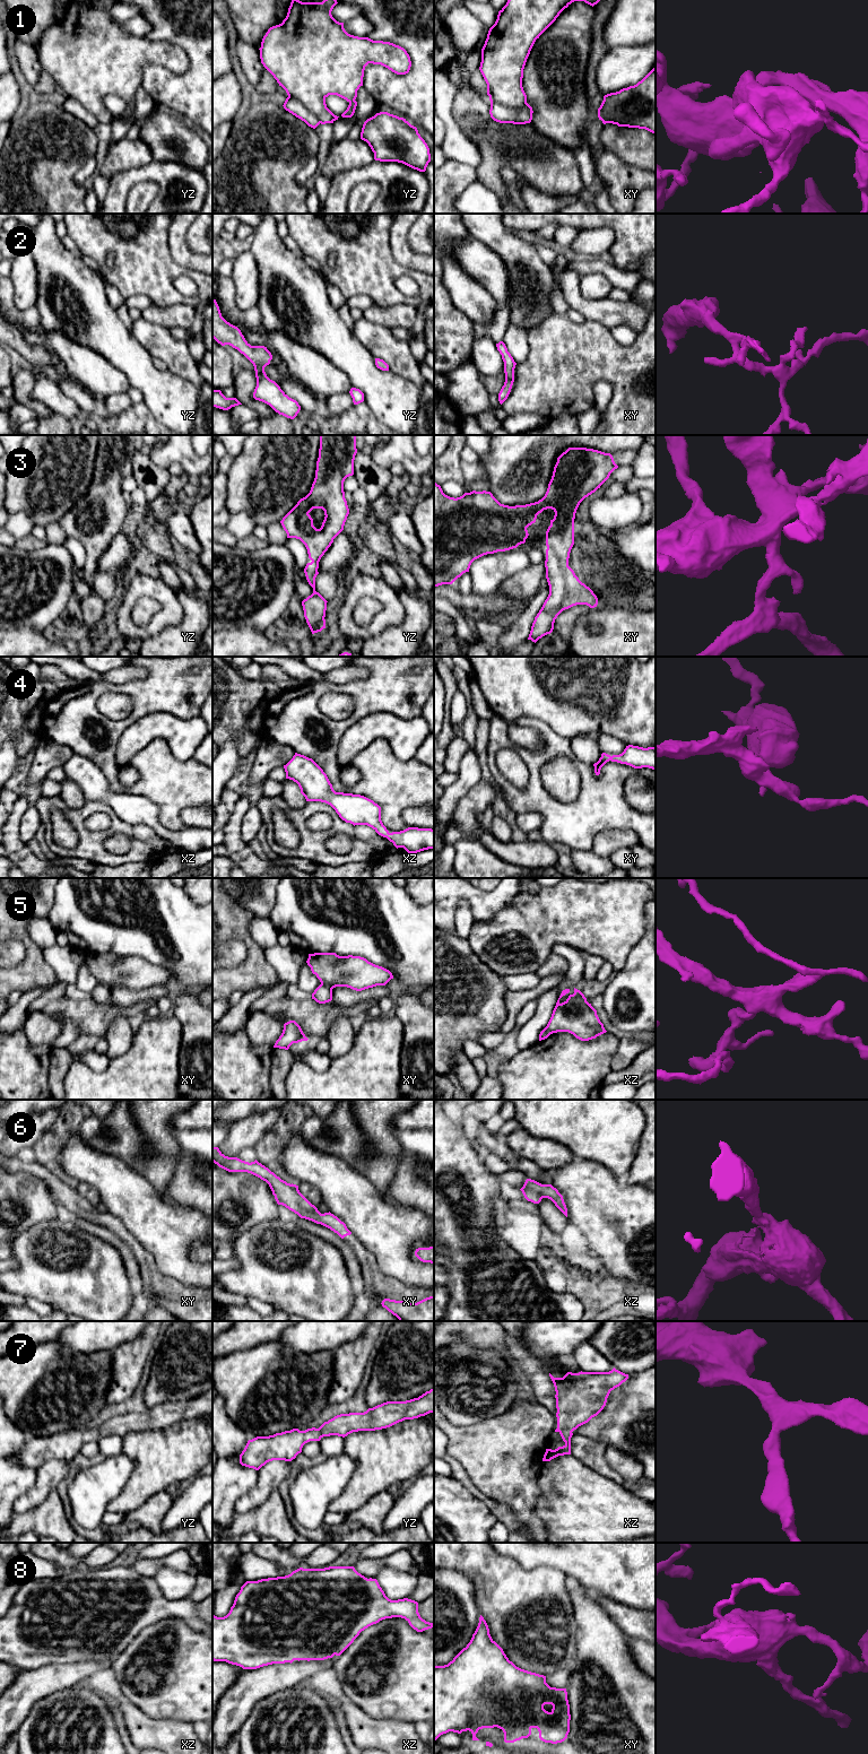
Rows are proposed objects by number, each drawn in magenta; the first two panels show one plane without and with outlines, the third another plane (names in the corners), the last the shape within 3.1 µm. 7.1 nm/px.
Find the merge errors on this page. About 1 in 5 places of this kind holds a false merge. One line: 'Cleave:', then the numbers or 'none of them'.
Cleave: 5

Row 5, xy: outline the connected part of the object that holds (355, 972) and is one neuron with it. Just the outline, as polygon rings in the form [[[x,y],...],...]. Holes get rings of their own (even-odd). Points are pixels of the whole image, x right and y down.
[[[336,953],[309,954],[306,961],[313,974],[331,990],[347,987],[362,991],[376,985],[385,985],[392,973],[361,956],[339,956]]]

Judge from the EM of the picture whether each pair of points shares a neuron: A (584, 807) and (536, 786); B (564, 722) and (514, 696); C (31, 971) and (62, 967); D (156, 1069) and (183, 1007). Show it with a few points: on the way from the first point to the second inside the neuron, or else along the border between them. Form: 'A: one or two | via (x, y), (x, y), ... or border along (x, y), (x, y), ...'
A: one | via (571, 808), (554, 808), (545, 799)
B: one | via (552, 710), (538, 696), (527, 696)
C: two | border along (43, 949), (43, 956), (54, 972), (57, 983)
D: two | border along (173, 1016), (181, 1025), (181, 1045)

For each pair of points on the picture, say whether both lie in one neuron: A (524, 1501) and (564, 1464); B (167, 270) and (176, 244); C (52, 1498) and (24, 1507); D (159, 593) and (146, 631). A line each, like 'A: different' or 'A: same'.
A: different
B: different
C: different
D: same

